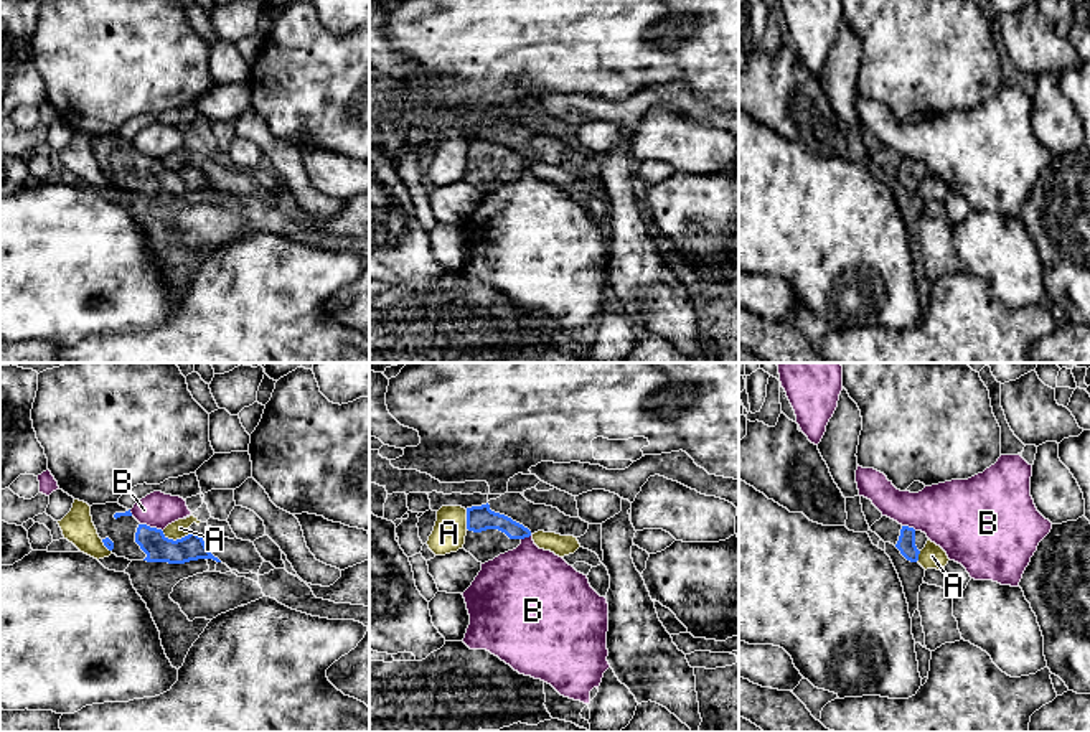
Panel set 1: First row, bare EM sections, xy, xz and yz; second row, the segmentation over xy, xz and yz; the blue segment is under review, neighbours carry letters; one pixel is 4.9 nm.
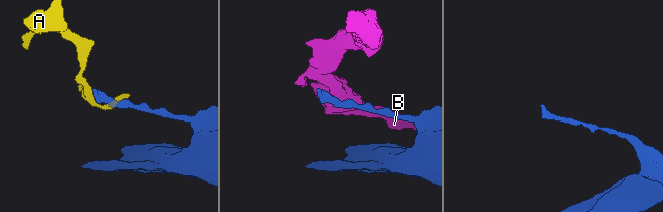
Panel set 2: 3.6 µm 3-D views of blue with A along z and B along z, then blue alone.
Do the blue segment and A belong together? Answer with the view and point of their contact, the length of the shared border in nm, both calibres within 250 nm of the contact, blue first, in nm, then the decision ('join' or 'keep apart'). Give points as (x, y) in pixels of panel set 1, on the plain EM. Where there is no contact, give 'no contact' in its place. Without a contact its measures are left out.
contact xy (177, 170); length 140 nm; calibres 140 and 90 nm; keep apart

